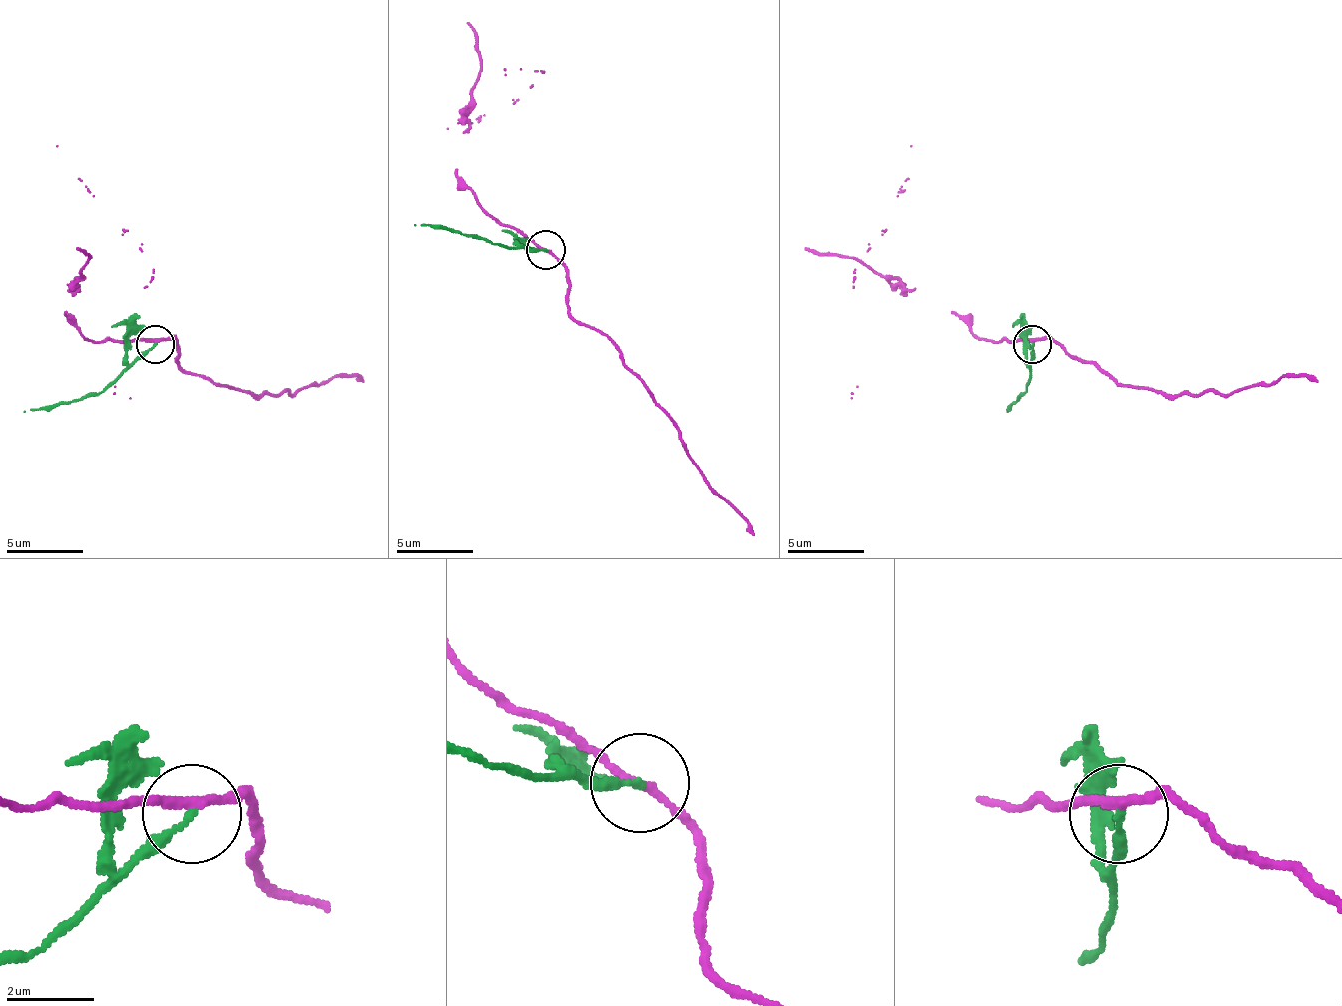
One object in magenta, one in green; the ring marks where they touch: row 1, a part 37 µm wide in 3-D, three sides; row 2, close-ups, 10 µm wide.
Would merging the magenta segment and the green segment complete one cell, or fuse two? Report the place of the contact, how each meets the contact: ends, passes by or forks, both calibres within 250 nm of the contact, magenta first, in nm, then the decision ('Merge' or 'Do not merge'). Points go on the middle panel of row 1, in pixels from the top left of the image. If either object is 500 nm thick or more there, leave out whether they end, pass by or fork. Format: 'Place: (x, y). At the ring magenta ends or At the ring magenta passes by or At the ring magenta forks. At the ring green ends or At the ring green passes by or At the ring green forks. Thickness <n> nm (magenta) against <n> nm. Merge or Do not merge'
Place: (546, 250). At the ring magenta passes by. At the ring green ends. Thickness 180 nm (magenta) against 200 nm. Do not merge

